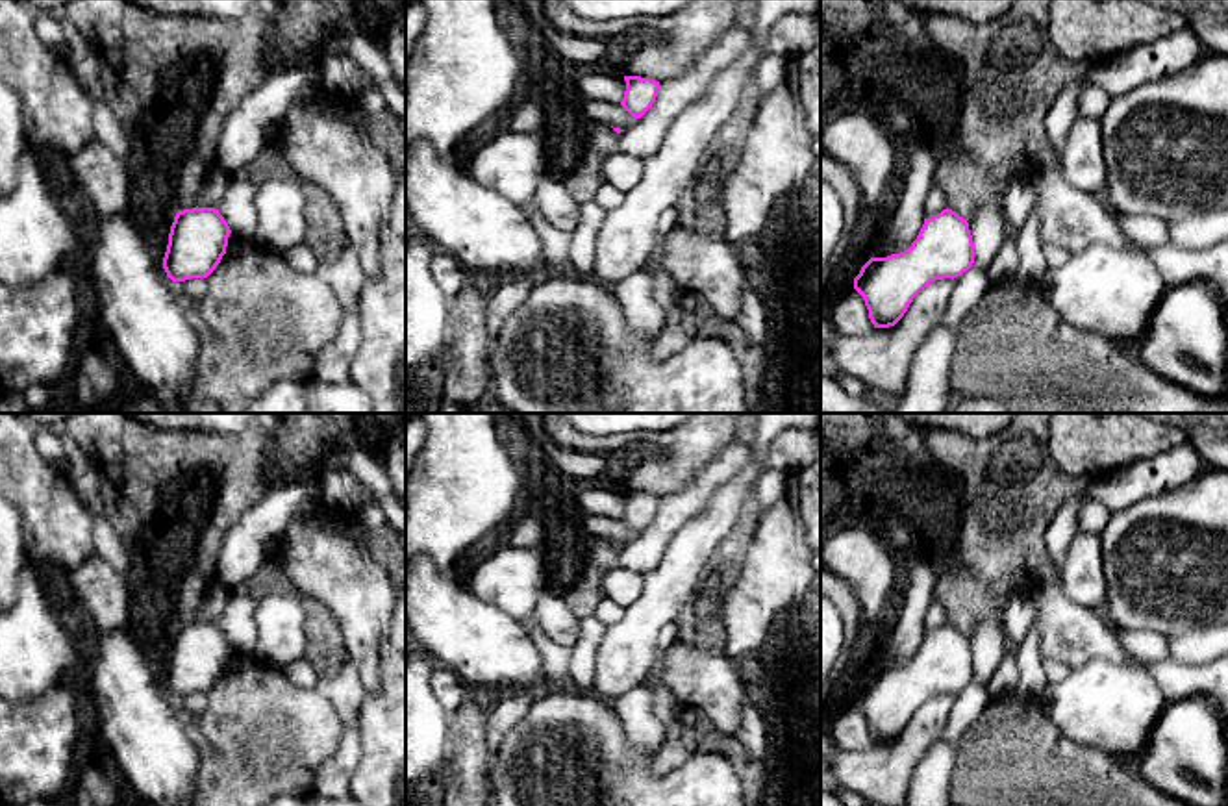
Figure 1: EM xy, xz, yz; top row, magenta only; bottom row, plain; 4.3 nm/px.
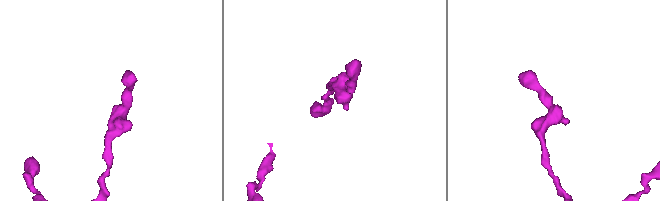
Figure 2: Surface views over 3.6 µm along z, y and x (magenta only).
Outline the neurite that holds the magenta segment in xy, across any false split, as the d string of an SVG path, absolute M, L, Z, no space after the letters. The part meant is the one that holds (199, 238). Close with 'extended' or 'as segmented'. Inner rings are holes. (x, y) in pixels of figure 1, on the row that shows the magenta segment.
M215 208L178 211L169 233L163 269L172 282L207 278L226 254L232 230Z; as segmented

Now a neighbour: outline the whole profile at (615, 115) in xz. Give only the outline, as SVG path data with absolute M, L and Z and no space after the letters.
M583 100L582 113L591 124L606 124L628 130L639 119L632 117L620 104Z

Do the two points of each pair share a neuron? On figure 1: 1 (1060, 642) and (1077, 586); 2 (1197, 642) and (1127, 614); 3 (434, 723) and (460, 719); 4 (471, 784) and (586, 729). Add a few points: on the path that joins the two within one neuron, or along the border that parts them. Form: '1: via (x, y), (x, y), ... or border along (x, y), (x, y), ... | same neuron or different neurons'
1: border along (1058, 577), (1060, 588), (1071, 599), (1102, 612) | different neurons
2: border along (1208, 627), (1165, 638) | different neurons
3: border along (449, 712), (449, 756), (445, 762) | different neurons
4: border along (491, 756), (489, 786) | different neurons

